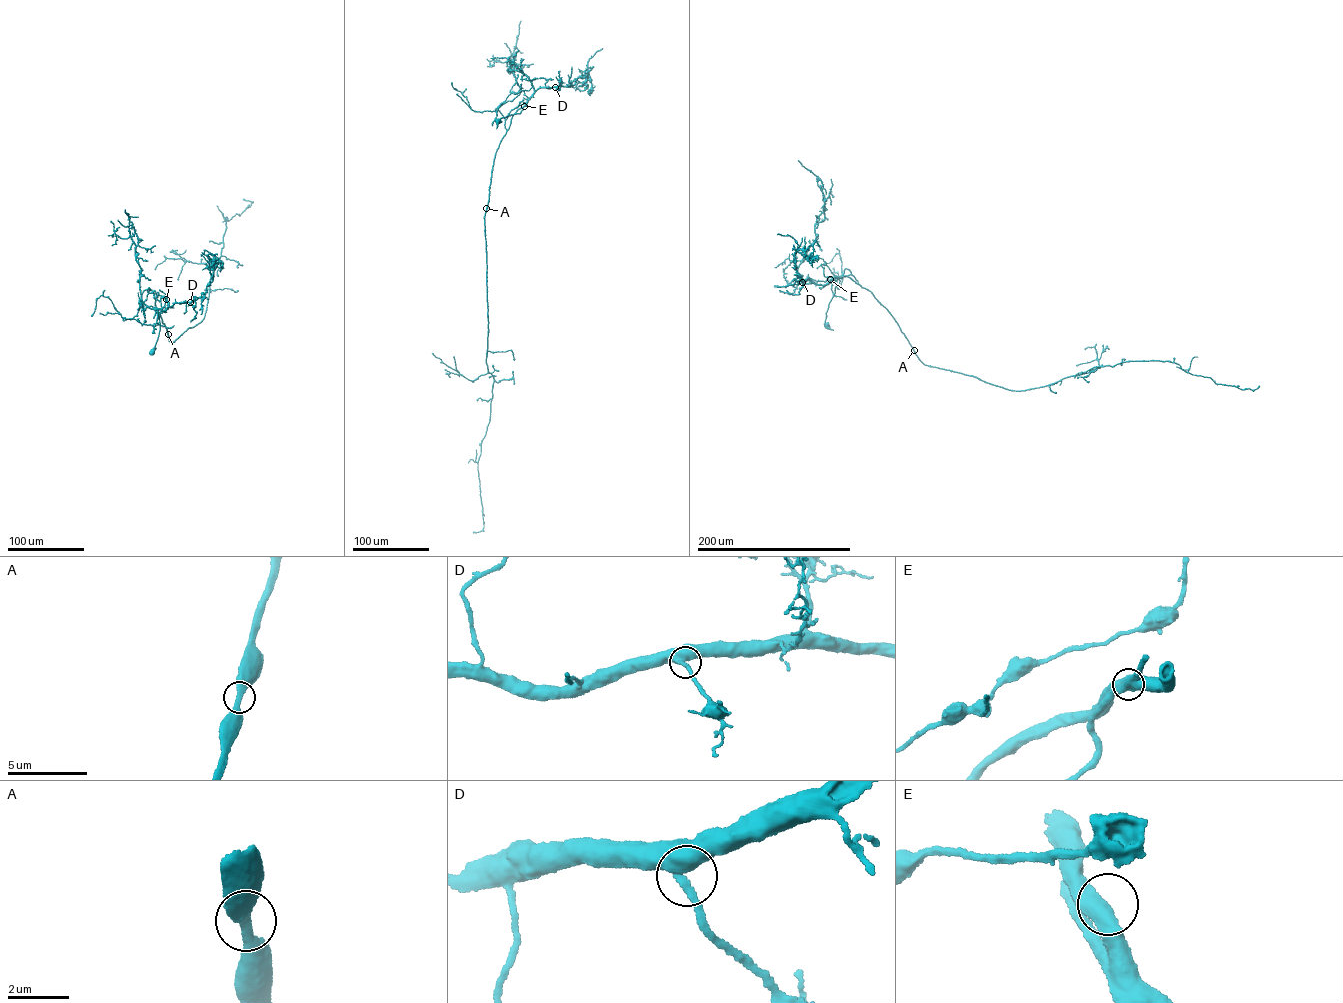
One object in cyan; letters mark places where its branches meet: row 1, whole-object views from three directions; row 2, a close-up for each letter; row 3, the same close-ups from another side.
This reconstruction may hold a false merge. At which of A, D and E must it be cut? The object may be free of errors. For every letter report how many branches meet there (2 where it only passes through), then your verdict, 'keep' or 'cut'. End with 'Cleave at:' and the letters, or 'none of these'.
A: branches 2; keep
D: branches 2; keep
E: branches 2; keep
Cleave at: none of these

